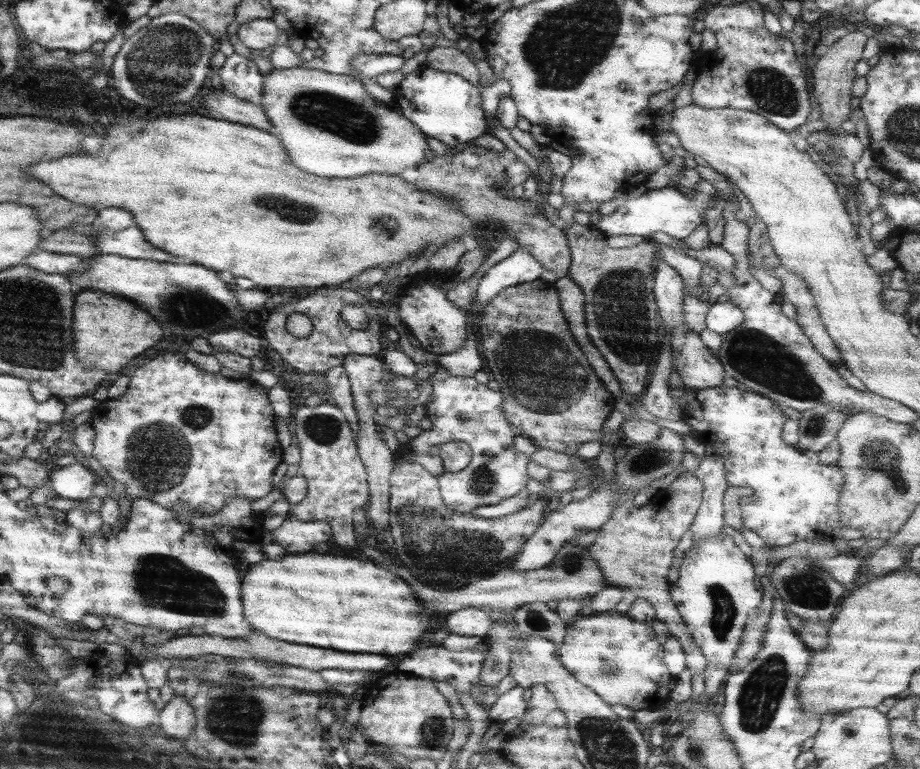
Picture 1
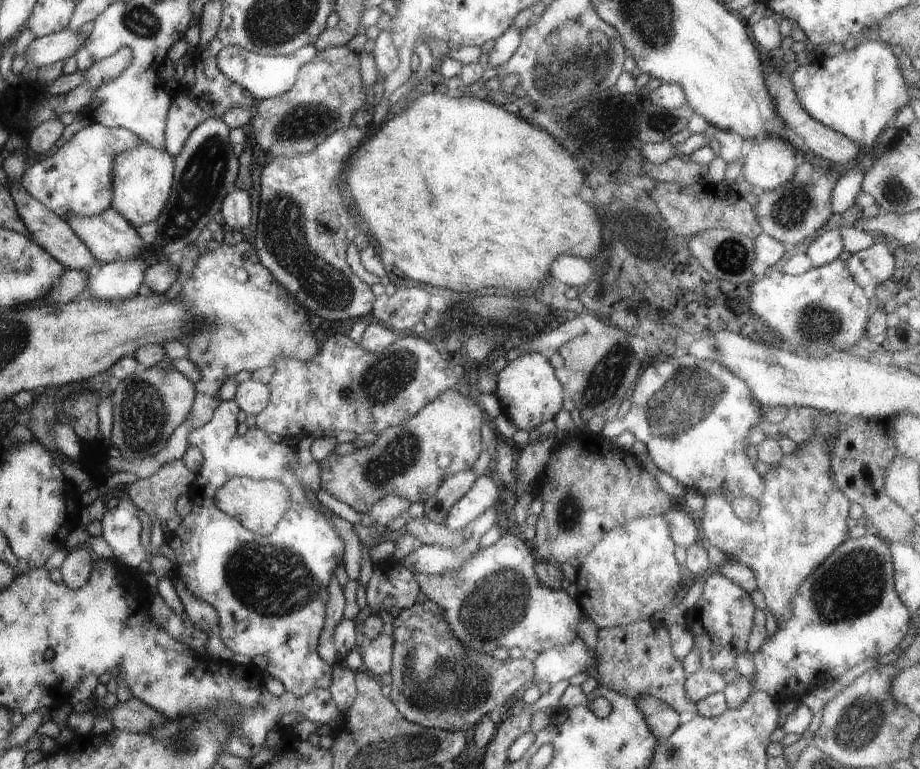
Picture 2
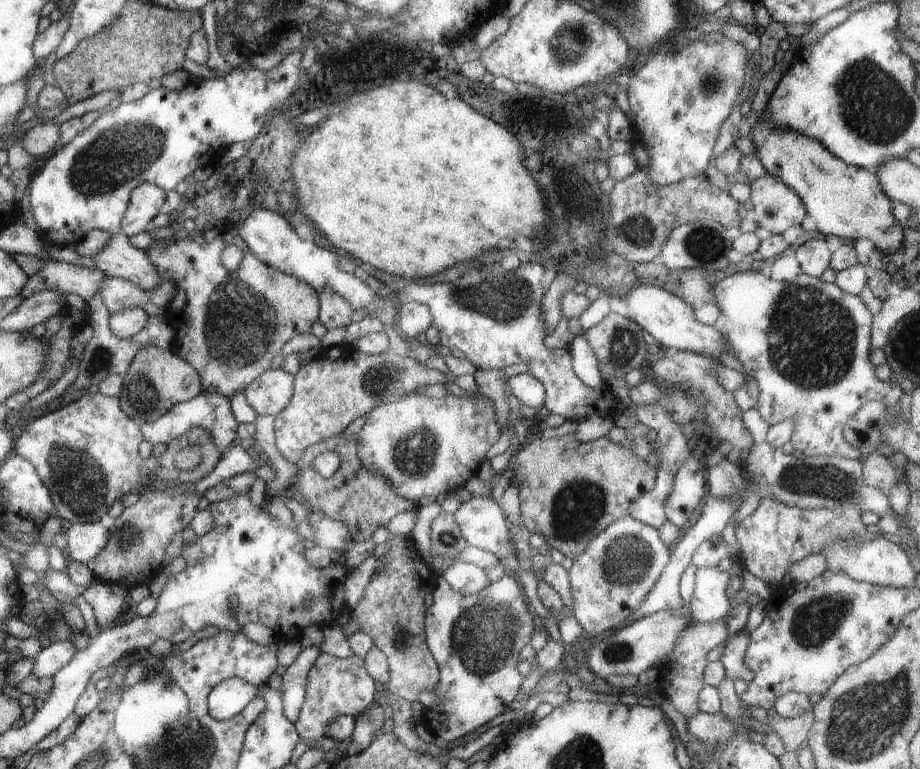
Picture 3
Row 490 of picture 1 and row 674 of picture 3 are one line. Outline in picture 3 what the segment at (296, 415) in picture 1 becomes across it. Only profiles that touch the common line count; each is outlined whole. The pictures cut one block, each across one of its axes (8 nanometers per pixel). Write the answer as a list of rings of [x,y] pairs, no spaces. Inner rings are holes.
[[[321,652],[317,660],[310,666],[306,674],[304,699],[295,718],[291,718],[297,734],[307,743],[324,736],[325,725],[336,716],[349,715],[355,718],[375,698],[375,684],[365,672],[362,659],[350,657],[334,657]]]

